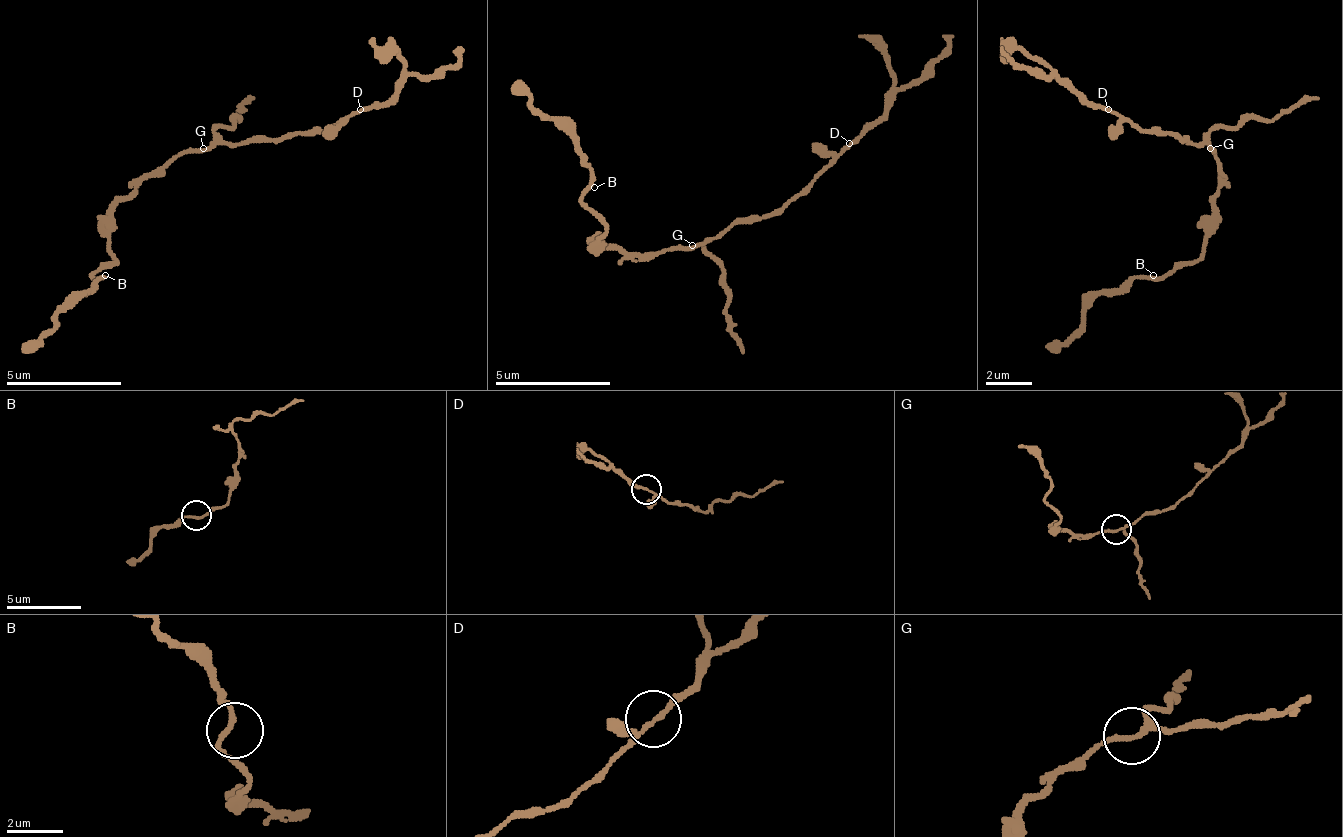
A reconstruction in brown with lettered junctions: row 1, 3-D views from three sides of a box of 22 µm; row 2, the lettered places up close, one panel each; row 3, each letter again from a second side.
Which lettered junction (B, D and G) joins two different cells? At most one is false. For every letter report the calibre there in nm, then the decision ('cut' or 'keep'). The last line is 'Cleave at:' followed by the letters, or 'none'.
B: 160 nm | keep
D: 120 nm | keep
G: 150 nm | keep
Cleave at: none

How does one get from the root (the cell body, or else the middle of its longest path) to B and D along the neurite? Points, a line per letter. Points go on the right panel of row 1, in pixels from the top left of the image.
B: (1216, 154), (1216, 200), (1205, 246), (1187, 264), (1153, 275)
D: (1216, 154), (1205, 143), (1182, 143), (1153, 131), (1135, 131), (1107, 108)

